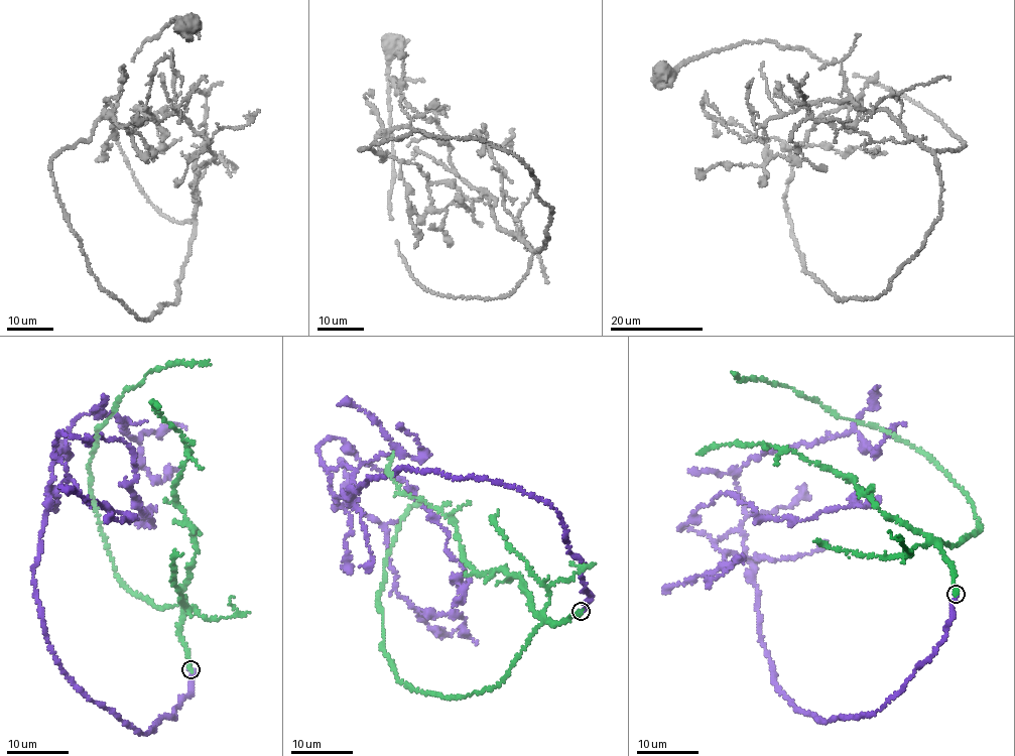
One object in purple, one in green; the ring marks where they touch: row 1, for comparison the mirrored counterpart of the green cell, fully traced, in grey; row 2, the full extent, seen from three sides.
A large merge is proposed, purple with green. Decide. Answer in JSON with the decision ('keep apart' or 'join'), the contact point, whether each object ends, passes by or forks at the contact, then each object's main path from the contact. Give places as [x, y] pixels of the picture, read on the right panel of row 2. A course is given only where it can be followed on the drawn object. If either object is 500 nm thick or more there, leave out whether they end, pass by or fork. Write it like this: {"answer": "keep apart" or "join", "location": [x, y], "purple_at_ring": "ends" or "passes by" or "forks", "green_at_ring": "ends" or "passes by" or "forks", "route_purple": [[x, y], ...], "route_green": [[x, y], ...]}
{"answer": "join", "location": [956, 594], "purple_at_ring": "ends", "green_at_ring": "ends", "route_purple": [[956, 594], [905, 686], [820, 722], [775, 683], [739, 530], [680, 528], [720, 493], [798, 520], [879, 498]], "route_green": [[956, 594], [938, 541], [956, 545], [979, 529], [964, 489], [876, 425], [839, 418], [790, 386], [732, 372]]}

